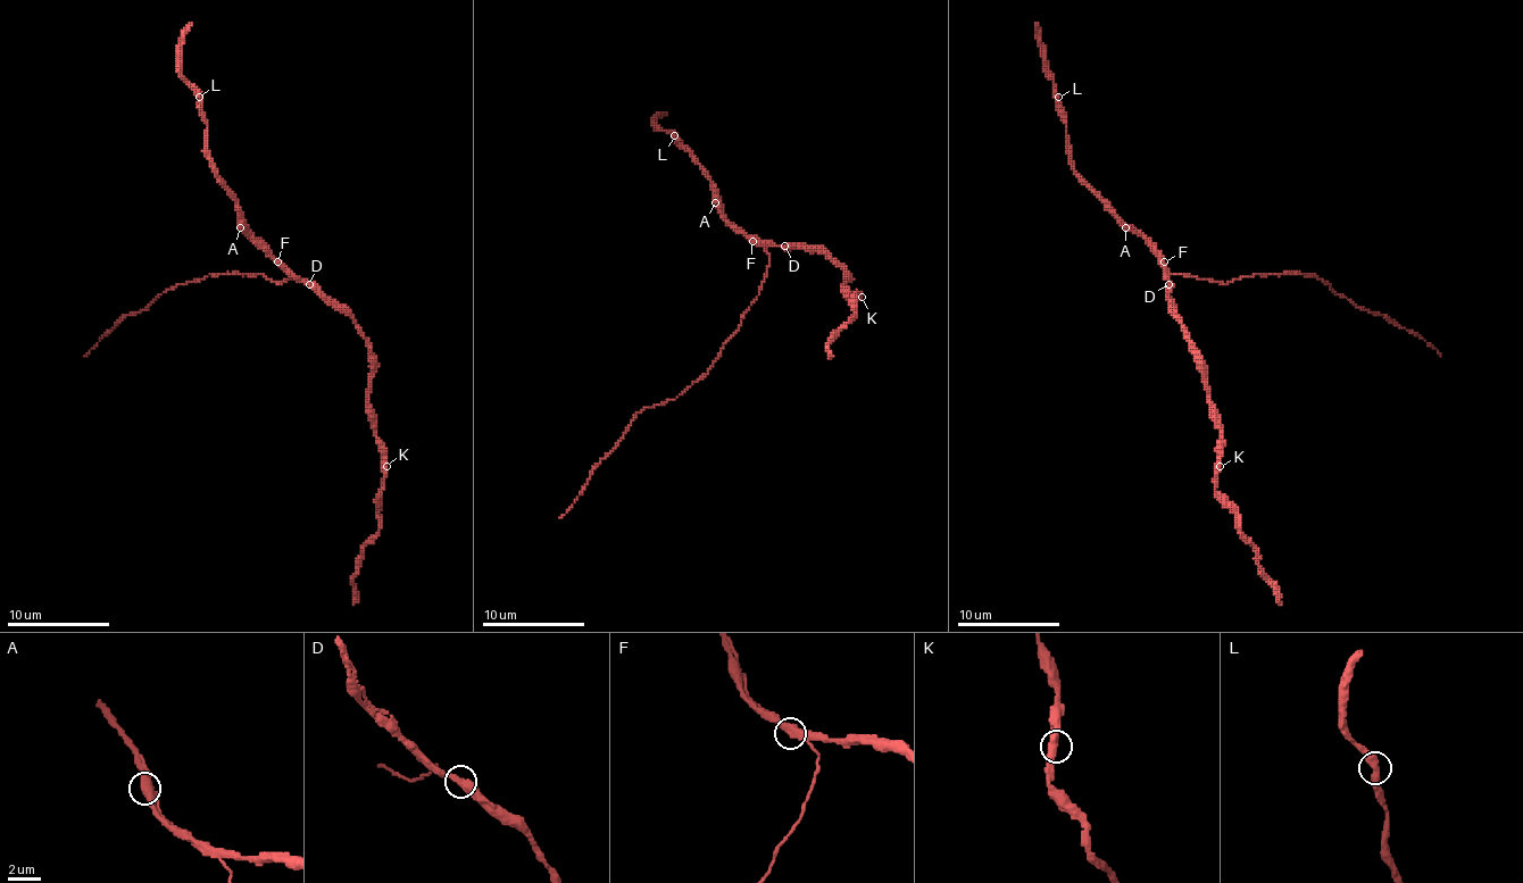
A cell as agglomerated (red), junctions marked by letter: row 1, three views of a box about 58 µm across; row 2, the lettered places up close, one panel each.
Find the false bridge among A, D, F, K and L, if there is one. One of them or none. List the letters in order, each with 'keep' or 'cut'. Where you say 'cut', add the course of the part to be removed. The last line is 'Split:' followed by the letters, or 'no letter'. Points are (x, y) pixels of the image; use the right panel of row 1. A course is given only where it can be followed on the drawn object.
A: keep
D: keep
F: keep
K: keep
L: keep
Split: no letter

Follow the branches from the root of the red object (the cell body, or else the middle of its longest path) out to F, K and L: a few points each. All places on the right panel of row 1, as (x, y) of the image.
F: (1168, 282), (1168, 268), (1164, 261)
K: (1168, 282), (1168, 310), (1179, 321), (1189, 341), (1207, 392), (1209, 417), (1220, 431), (1220, 466)
L: (1168, 282), (1164, 256), (1130, 227), (1074, 169), (1058, 97)

